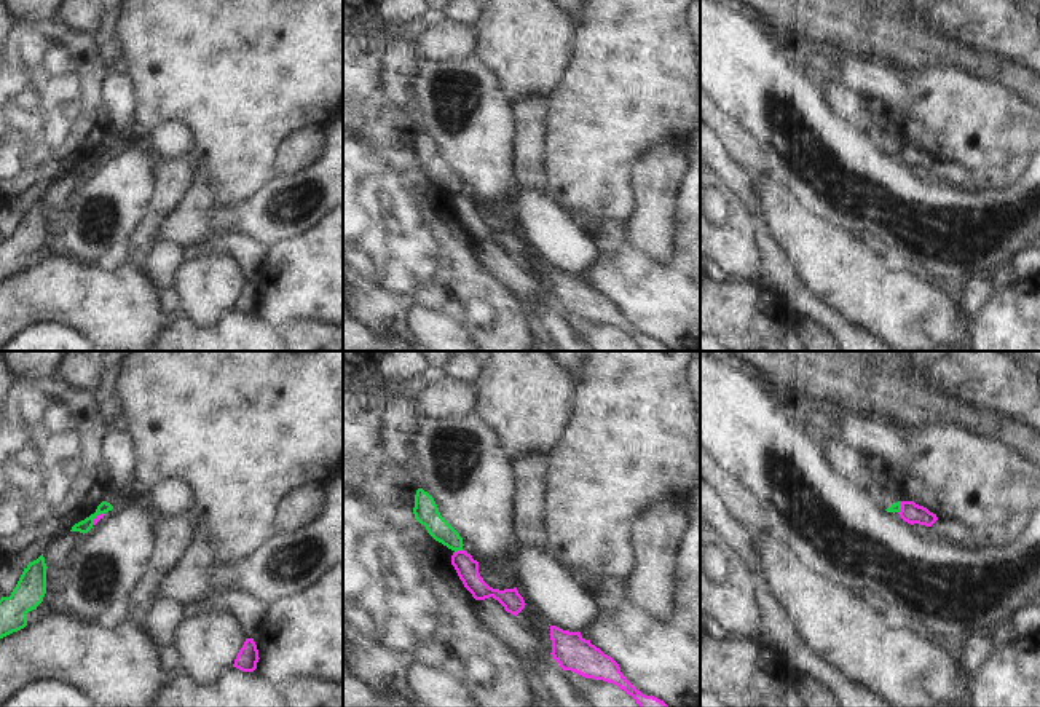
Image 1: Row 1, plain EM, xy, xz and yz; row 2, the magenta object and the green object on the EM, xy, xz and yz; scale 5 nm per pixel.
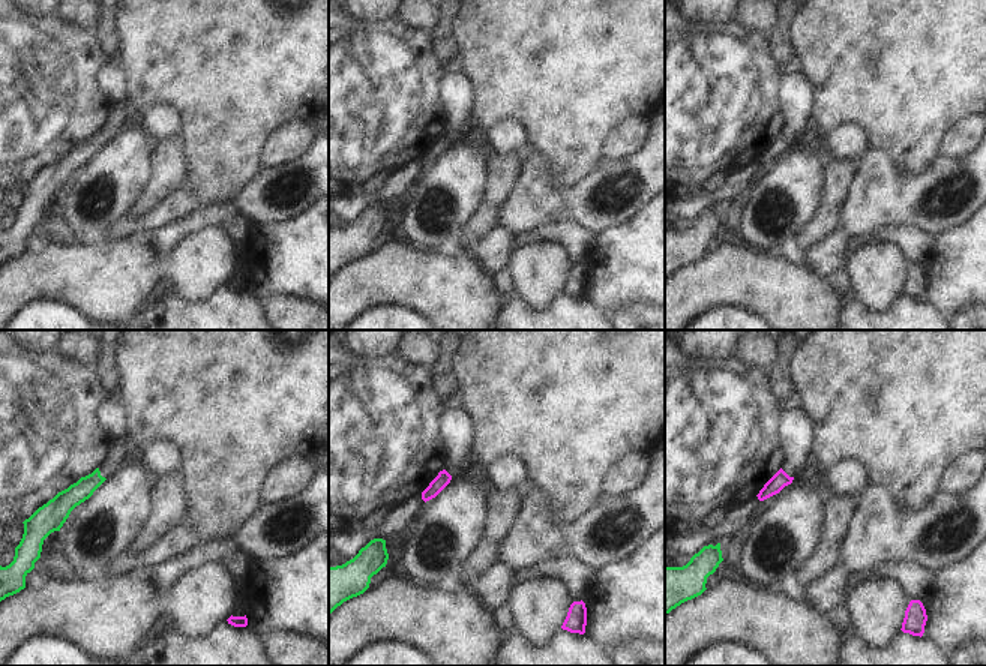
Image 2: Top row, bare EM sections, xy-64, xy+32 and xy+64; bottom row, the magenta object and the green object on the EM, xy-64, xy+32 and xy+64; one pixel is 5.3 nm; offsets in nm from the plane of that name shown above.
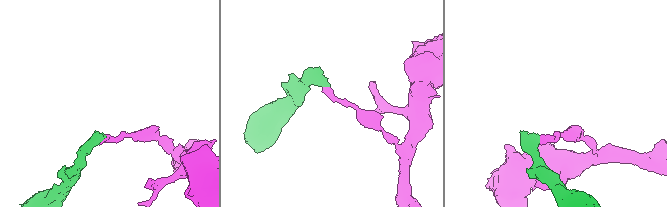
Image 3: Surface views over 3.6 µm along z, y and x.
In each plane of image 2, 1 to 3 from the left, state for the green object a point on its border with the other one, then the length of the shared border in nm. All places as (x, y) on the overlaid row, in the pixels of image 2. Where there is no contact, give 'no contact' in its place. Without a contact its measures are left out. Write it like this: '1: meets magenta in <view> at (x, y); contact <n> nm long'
1: no contact
2: no contact
3: no contact

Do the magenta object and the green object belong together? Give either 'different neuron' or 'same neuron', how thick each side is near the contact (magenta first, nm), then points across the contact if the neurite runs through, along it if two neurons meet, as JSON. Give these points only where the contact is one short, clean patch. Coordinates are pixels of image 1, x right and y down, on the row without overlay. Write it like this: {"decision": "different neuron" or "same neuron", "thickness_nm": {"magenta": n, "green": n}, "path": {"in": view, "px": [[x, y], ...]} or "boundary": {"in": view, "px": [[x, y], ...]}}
{"decision": "different neuron", "thickness_nm": {"magenta": 110, "green": 120}, "boundary": {"in": "xz", "px": [[463, 192], [455, 195]]}}

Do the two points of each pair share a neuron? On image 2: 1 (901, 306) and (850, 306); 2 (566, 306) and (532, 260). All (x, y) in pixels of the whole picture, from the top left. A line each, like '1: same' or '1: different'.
1: same
2: different

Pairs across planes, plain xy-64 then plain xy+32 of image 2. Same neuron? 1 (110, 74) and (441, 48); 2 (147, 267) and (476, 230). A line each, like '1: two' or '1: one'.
1: two
2: two

